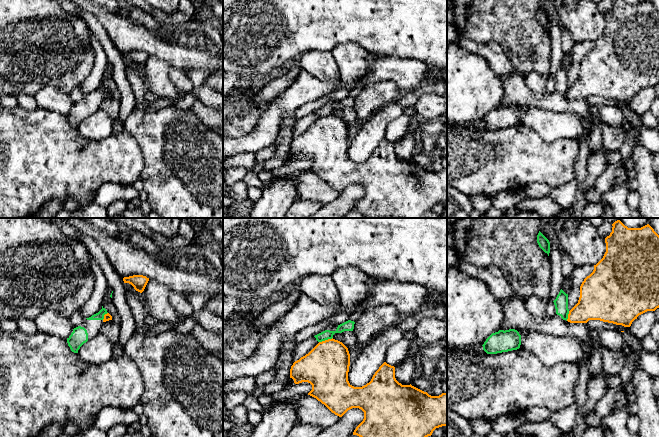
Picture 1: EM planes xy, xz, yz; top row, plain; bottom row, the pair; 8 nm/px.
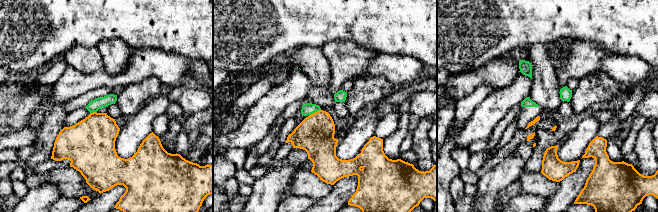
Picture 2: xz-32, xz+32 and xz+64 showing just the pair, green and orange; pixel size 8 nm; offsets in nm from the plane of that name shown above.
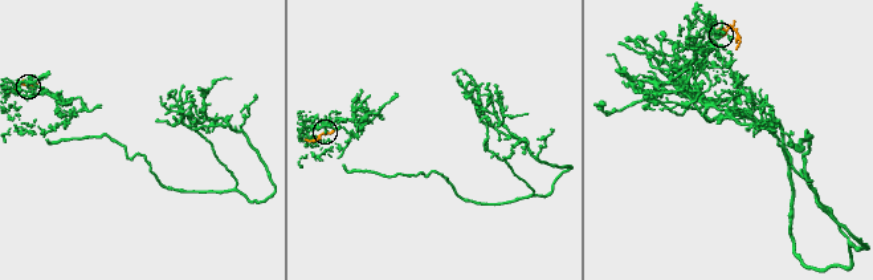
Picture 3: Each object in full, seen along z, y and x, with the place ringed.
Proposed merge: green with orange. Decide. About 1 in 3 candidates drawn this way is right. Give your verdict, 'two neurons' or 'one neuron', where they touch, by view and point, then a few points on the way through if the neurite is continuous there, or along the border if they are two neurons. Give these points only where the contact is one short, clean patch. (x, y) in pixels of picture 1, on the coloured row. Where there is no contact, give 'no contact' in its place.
two neurons; contact xz (325, 339); border xz (332, 337), (319, 342)

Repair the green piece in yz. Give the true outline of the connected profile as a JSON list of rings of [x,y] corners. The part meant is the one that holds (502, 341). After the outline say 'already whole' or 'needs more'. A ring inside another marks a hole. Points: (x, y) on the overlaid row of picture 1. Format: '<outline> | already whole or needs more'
[[[509,329],[492,333],[482,346],[487,354],[497,354],[517,350],[520,345],[521,335],[519,332],[515,329]]] | already whole

